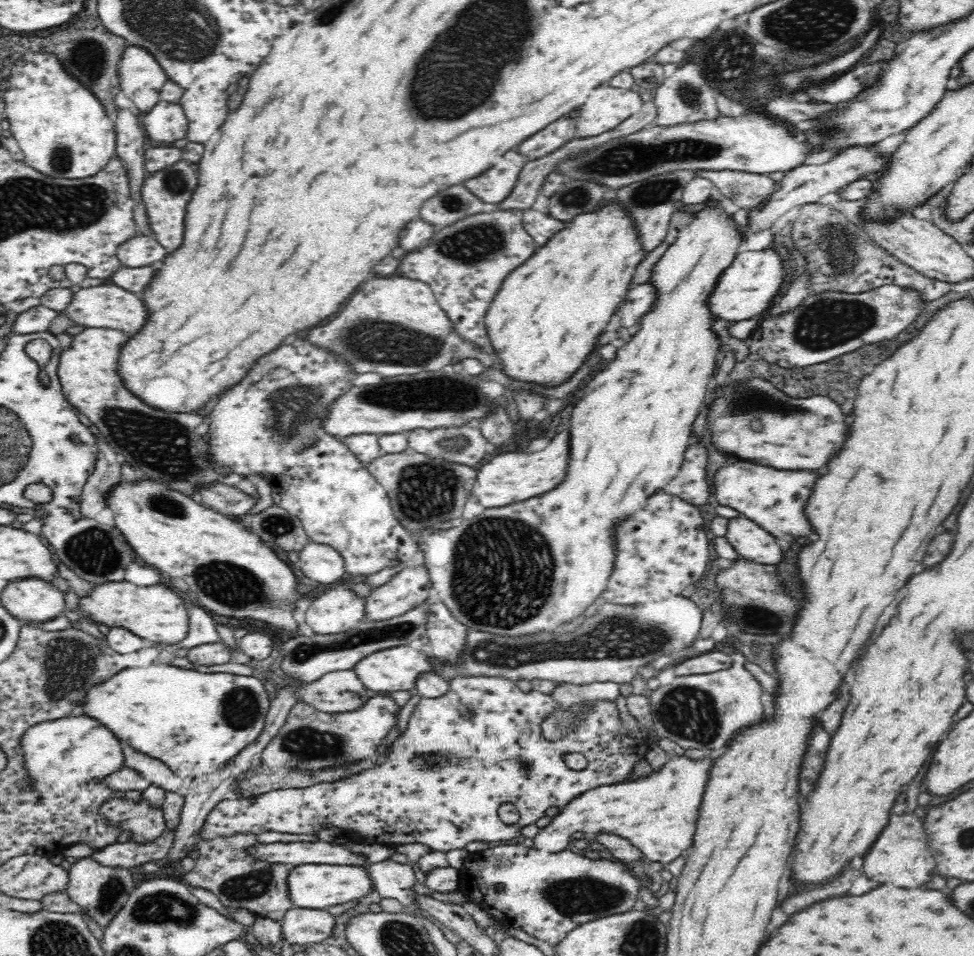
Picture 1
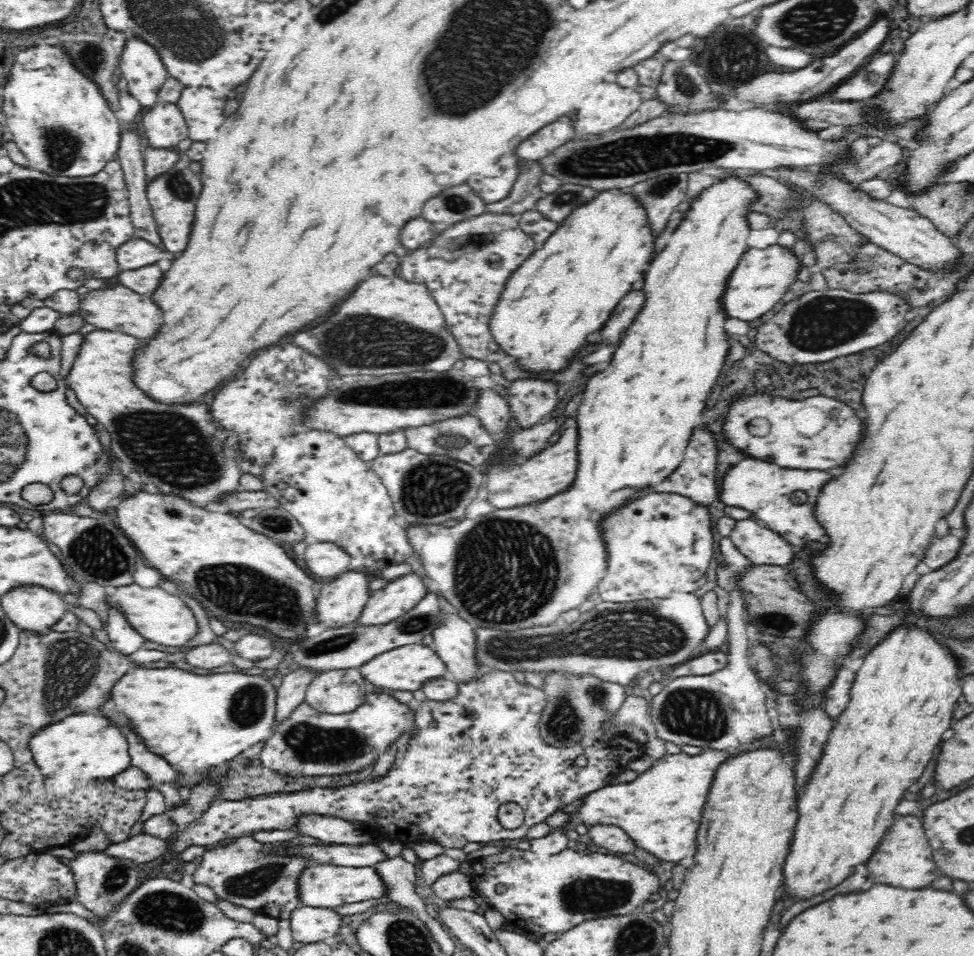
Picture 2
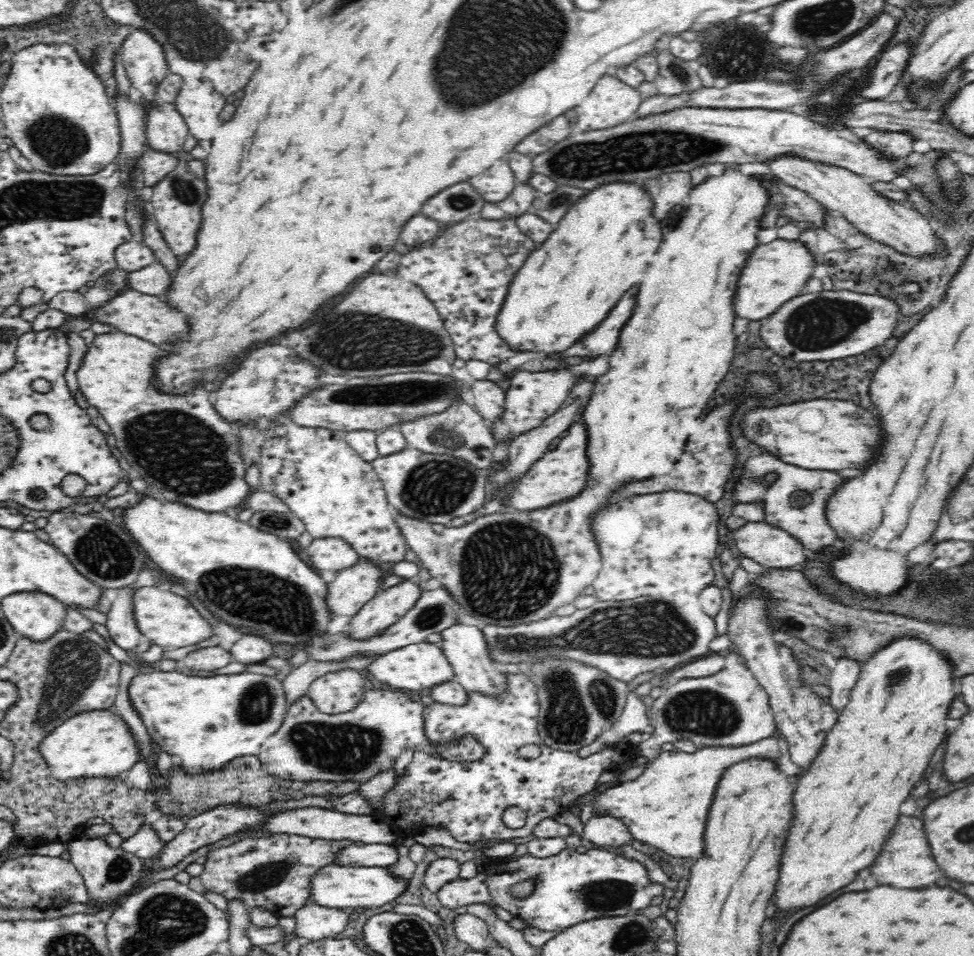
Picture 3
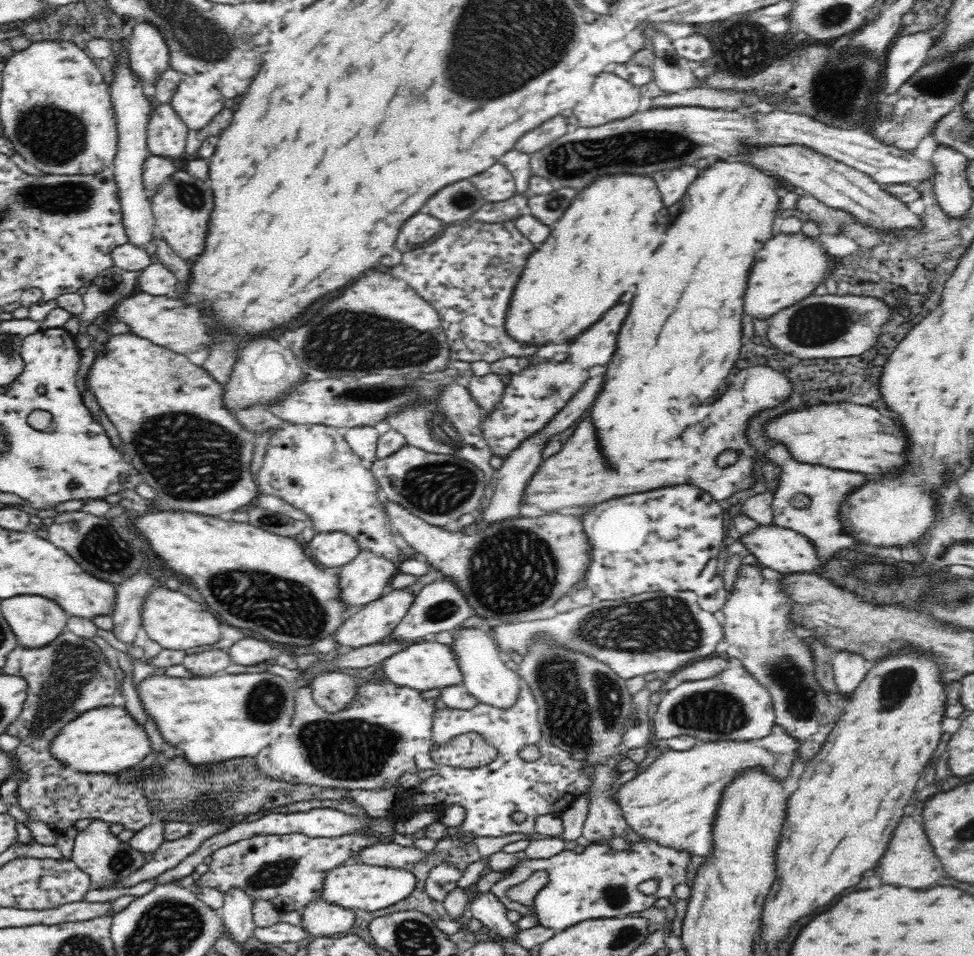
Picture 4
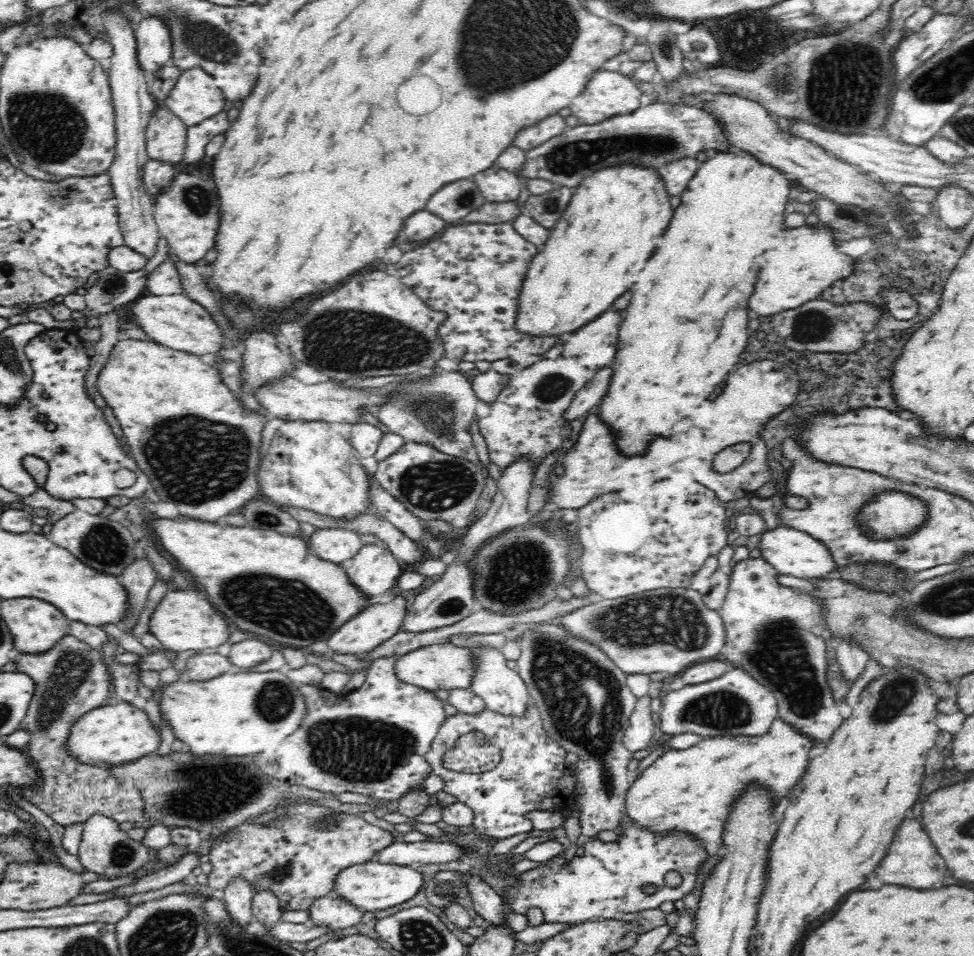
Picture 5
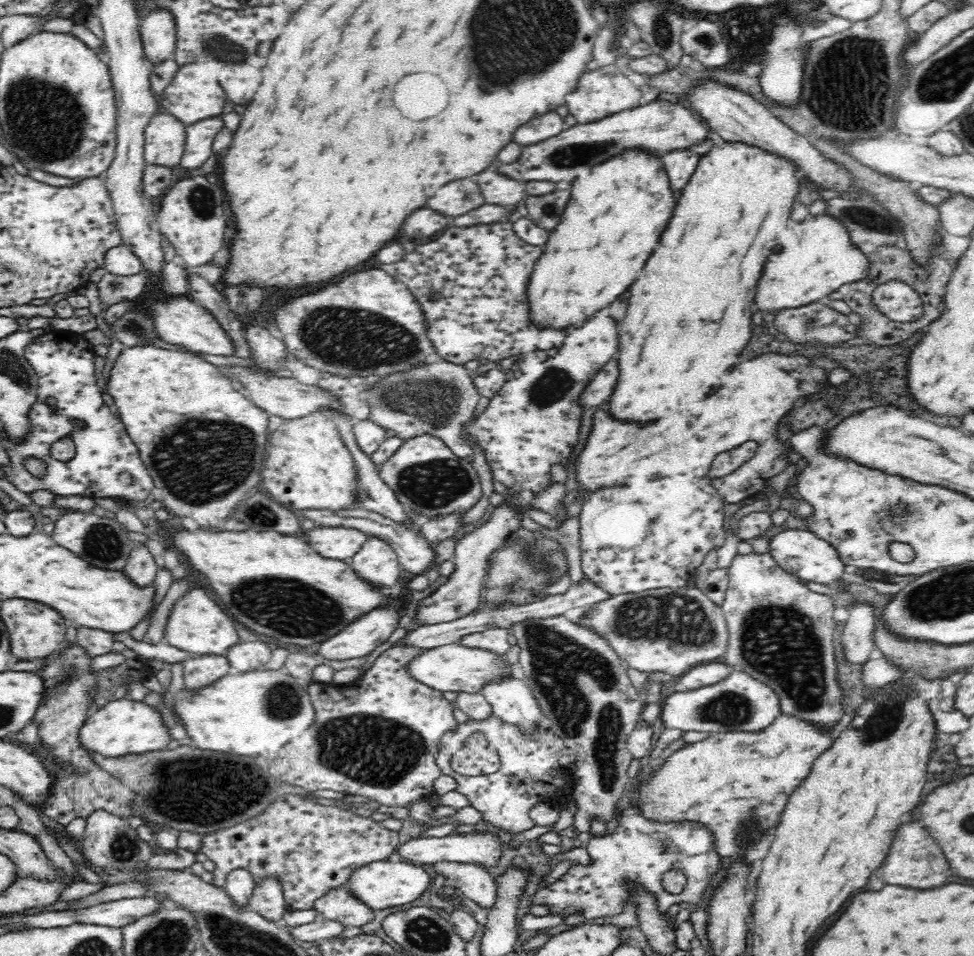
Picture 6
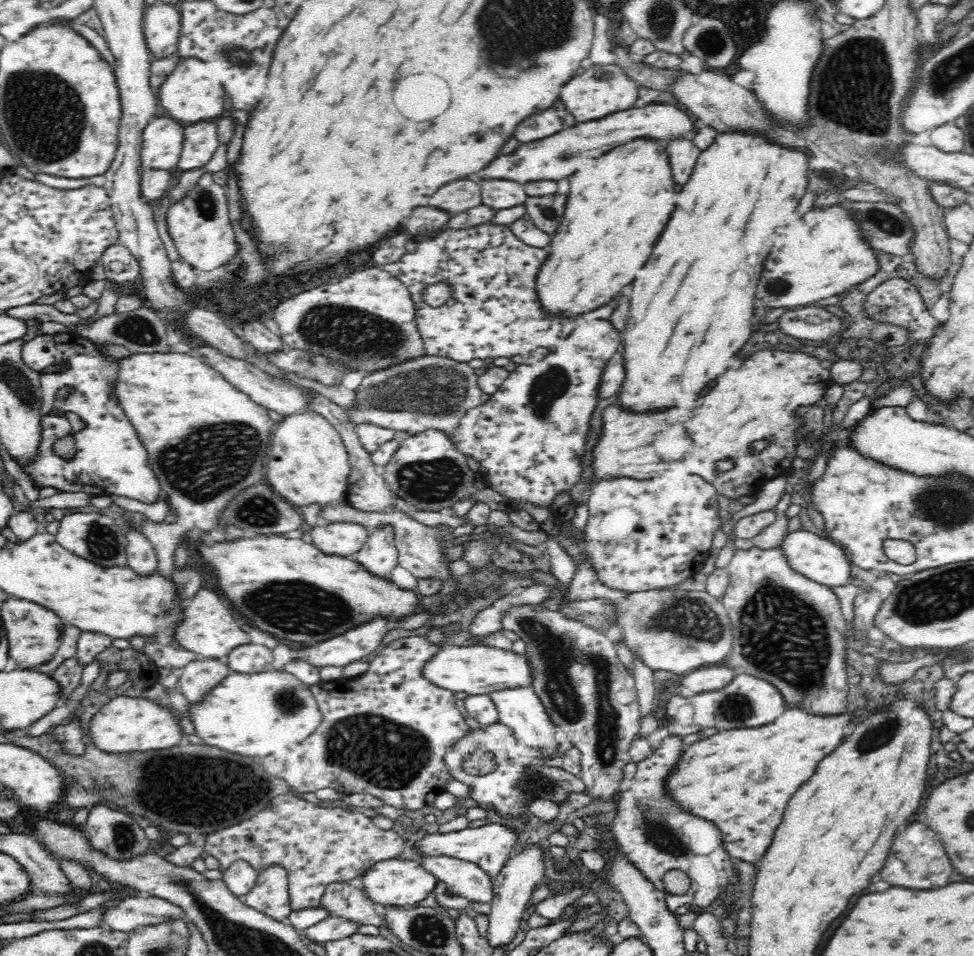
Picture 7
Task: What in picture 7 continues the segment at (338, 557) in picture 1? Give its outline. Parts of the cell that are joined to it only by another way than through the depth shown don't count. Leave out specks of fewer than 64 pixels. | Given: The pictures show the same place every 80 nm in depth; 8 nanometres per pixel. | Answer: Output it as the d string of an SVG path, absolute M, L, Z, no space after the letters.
M356 522L319 523L312 528L310 539L325 554L352 557L367 541L369 532Z

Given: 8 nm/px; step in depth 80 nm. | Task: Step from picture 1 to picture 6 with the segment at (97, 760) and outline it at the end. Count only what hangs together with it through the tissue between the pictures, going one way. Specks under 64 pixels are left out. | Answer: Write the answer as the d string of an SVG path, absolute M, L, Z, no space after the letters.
M128 697L111 699L103 707L93 711L86 718L80 736L88 752L100 753L107 757L159 751L177 743L170 733L170 728L166 726L161 711Z

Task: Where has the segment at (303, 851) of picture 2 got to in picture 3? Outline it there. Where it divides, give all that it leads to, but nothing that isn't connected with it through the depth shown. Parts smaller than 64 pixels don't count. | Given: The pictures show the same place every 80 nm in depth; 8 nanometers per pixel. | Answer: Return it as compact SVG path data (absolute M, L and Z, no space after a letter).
M358 844L344 848L334 864L346 865L366 865L369 867L389 868L398 864L400 851L397 845L390 844Z

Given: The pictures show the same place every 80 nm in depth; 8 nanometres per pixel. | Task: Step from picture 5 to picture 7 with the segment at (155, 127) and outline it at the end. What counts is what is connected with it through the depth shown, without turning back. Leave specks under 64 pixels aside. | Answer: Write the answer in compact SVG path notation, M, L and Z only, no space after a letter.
M154 116L142 129L140 172L174 169L182 152L183 130L174 118Z

